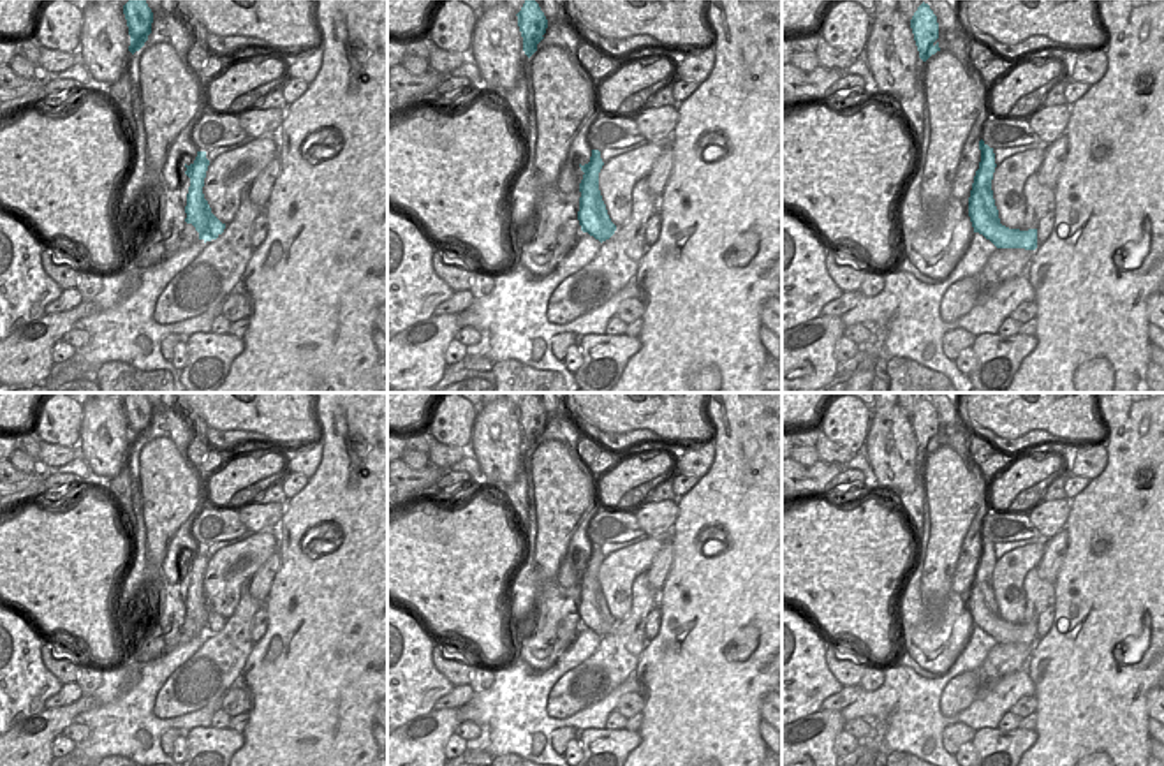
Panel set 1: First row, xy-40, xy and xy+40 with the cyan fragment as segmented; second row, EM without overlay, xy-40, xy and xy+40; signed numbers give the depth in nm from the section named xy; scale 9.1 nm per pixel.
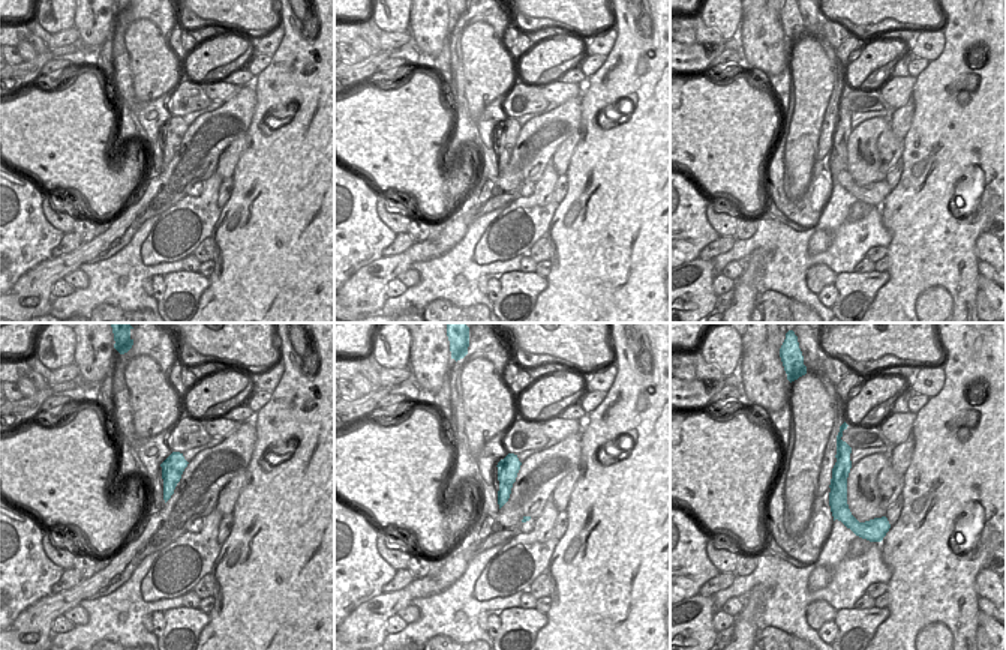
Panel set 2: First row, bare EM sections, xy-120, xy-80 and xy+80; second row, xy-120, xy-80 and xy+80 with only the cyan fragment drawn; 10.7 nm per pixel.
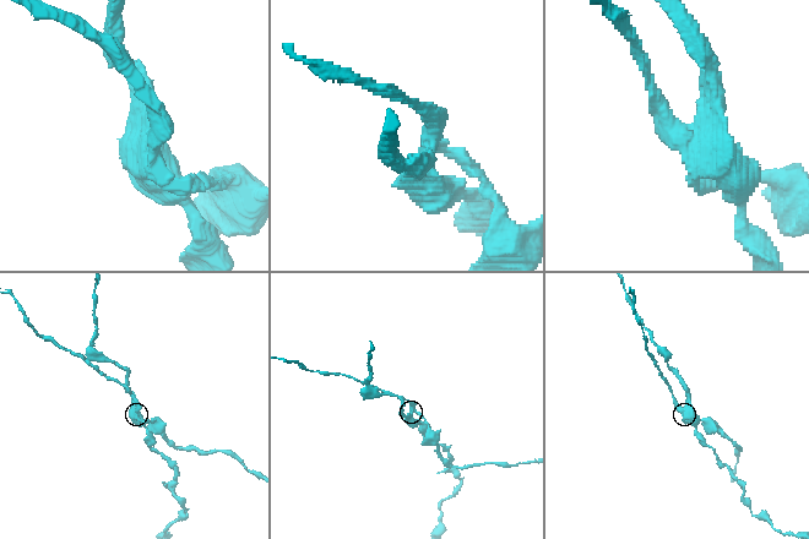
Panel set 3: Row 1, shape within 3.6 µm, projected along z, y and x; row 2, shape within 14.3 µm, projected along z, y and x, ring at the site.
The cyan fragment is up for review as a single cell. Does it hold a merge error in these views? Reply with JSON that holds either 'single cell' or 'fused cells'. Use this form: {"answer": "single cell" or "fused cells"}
{"answer": "fused cells"}

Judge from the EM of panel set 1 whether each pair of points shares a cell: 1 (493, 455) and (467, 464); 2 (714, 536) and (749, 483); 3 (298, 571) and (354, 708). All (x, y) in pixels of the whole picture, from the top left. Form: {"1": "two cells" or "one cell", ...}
{"1": "two cells", "2": "one cell", "3": "one cell"}

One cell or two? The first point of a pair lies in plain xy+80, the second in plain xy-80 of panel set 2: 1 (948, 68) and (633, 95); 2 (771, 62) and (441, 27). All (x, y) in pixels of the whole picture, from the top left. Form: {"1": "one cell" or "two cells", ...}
{"1": "one cell", "2": "one cell"}

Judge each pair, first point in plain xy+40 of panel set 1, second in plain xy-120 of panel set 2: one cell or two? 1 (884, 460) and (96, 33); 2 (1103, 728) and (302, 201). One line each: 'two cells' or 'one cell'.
1: one cell
2: one cell

